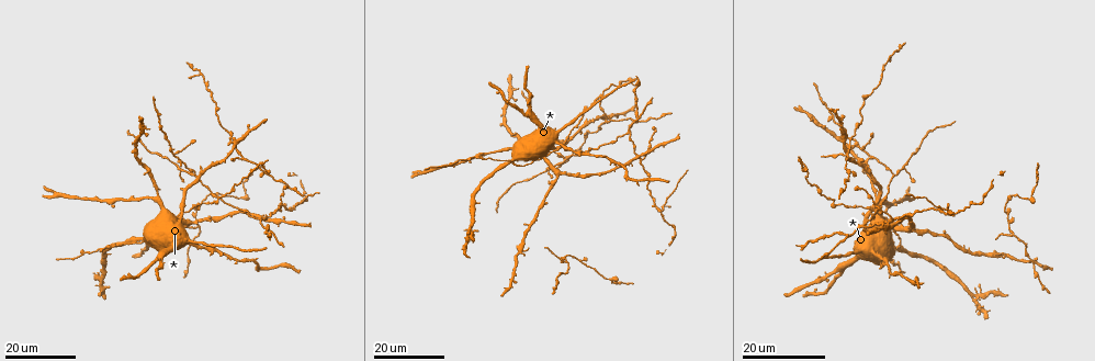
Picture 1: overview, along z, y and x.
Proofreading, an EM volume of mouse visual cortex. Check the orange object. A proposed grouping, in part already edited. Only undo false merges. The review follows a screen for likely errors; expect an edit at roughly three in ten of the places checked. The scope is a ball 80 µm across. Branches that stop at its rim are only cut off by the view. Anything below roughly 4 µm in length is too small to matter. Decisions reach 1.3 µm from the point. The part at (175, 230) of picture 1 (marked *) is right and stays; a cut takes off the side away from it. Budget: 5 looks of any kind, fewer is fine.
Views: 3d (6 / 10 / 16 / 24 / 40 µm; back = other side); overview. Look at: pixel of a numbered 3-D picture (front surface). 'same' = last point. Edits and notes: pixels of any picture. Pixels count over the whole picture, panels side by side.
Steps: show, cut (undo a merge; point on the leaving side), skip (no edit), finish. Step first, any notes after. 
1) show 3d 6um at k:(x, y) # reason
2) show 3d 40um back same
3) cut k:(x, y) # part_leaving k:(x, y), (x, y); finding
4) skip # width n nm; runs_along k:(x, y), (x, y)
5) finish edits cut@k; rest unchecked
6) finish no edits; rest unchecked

show 3d 24um at 1:(847, 236) # arms part here

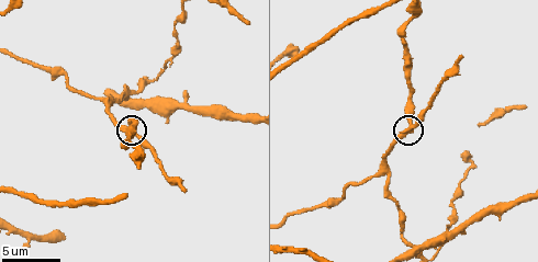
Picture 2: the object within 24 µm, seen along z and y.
show 3d 10um at 2:(410, 127) # closer look

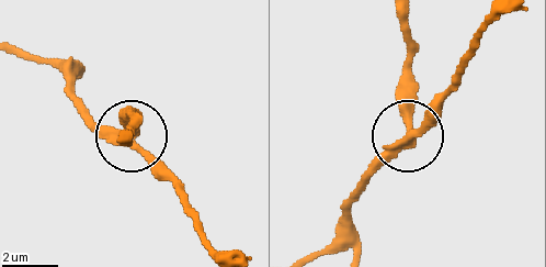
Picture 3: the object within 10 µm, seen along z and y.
cut 3:(407, 104) # part_leaving 3:(406, 140), (406, 21); two neurons meet here

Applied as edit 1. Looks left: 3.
show overview

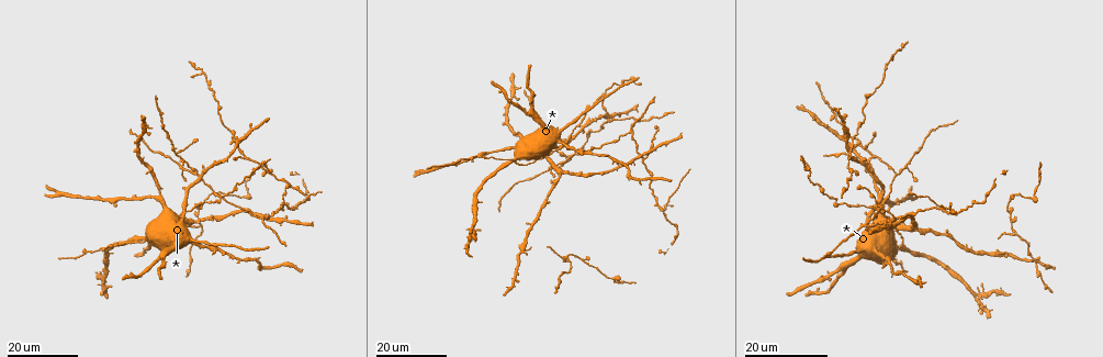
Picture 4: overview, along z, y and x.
show 3d 24um at 4:(196, 175) # side arm on a straight run

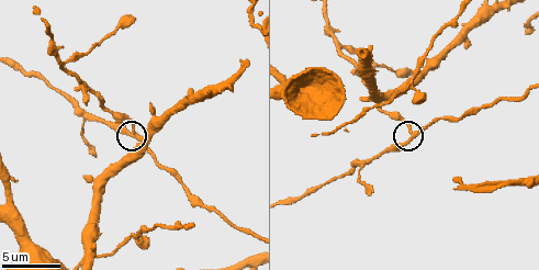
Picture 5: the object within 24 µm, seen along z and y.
show 3d 10um at 5:(135, 135)

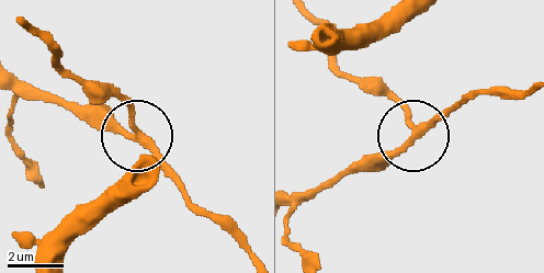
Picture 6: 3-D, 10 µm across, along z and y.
skip # arms 3; all the same neuron

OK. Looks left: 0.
finish edits cut@3; rest unchecked

